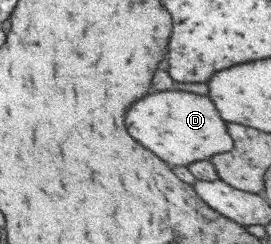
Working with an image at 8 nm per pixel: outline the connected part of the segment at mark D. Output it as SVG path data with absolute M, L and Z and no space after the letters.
M156 91L134 101L124 115L128 135L142 147L152 151L164 163L187 167L196 159L206 159L216 153L230 151L232 141L224 121L208 97L184 91Z

